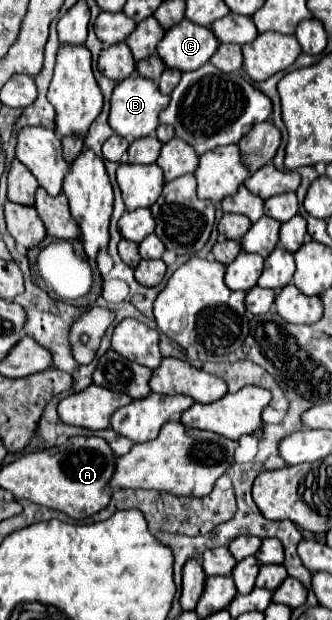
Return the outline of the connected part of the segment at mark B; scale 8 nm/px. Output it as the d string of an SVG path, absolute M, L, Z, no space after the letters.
M129 76L121 82L117 82L113 96L111 96L111 112L109 112L109 126L115 130L115 134L121 134L125 140L133 142L137 138L149 136L159 126L159 114L169 106L171 98L159 92L159 86L155 80L147 80L141 76Z

